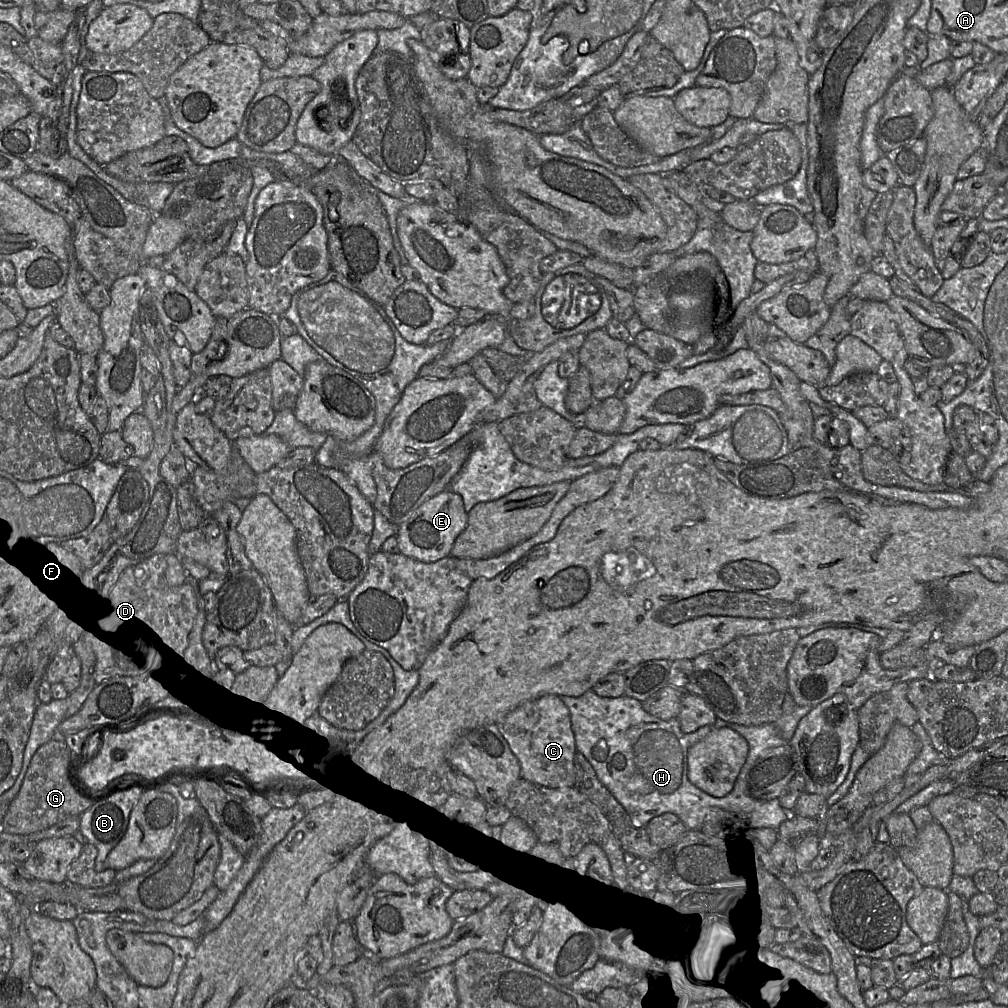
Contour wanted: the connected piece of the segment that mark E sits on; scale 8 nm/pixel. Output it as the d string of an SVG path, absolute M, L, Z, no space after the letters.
M445 489L422 503L413 514L397 528L399 552L415 560L431 563L450 556L457 536L467 525L467 513L460 495Z

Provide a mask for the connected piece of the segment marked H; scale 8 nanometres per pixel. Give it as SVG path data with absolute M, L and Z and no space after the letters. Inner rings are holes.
M588 690L579 697L559 697L570 713L576 751L585 756L593 767L598 780L625 809L633 827L644 828L654 817L664 813L672 813L681 820L687 831L696 831L700 830L706 821L706 816L713 809L723 809L732 813L730 819L734 819L747 835L775 834L776 836L782 822L790 816L789 812L780 806L778 799L757 802L747 792L747 776L755 762L766 753L771 752L772 749L789 742L800 720L814 708L797 705L789 693L785 696L782 704L782 715L775 724L744 726L717 718L712 726L703 726L691 733L682 732L678 718L664 721L652 716L643 709L641 702L627 695L616 698L600 697L593 690ZM720 728L730 728L742 736L748 743L748 754L731 791L724 797L715 798L704 793L688 780L687 753L689 748L704 739L712 729Z

